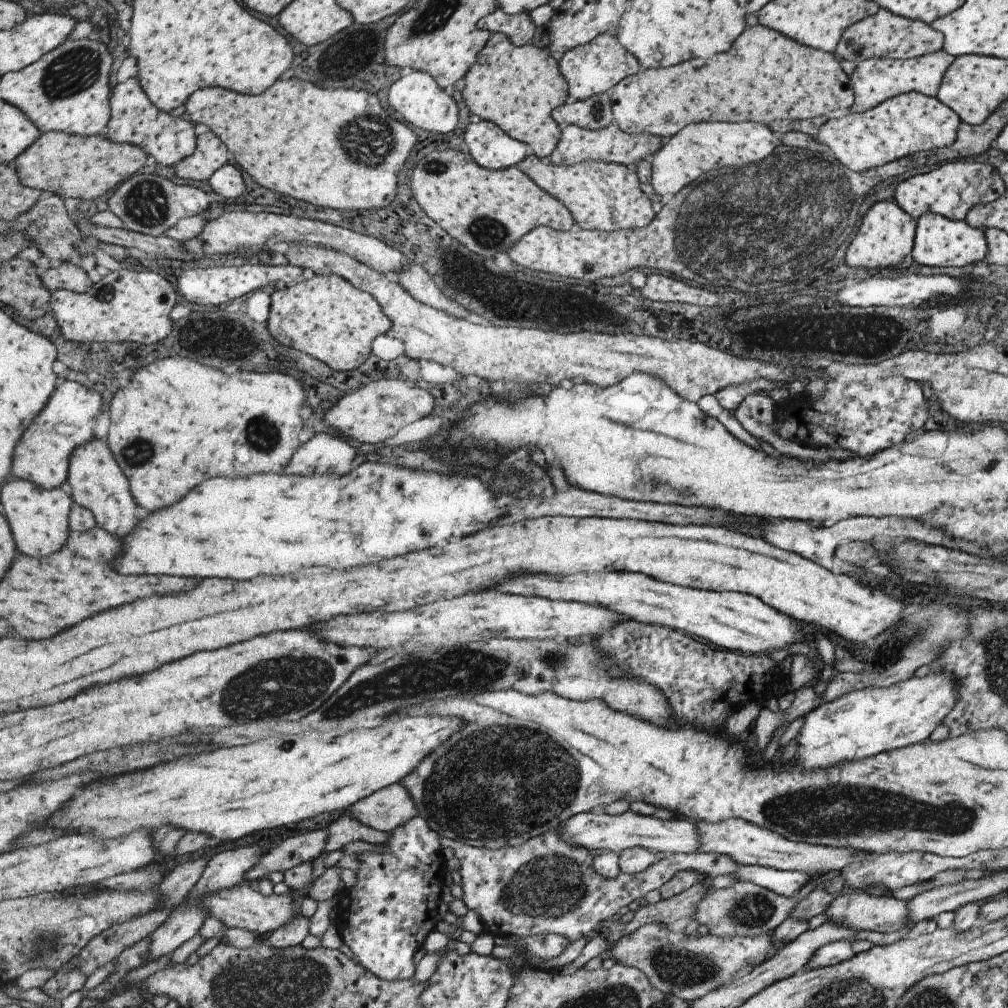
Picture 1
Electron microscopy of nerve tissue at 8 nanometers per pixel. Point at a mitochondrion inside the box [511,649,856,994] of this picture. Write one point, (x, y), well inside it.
(680, 966)

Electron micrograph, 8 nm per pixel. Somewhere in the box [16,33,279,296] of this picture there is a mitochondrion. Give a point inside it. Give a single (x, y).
(74, 70)

